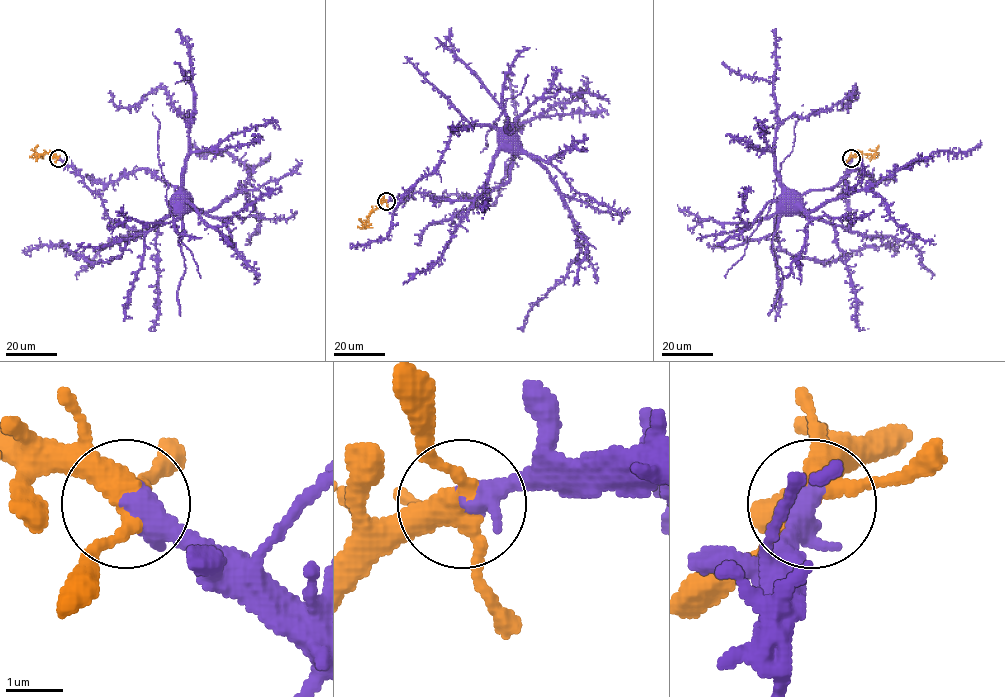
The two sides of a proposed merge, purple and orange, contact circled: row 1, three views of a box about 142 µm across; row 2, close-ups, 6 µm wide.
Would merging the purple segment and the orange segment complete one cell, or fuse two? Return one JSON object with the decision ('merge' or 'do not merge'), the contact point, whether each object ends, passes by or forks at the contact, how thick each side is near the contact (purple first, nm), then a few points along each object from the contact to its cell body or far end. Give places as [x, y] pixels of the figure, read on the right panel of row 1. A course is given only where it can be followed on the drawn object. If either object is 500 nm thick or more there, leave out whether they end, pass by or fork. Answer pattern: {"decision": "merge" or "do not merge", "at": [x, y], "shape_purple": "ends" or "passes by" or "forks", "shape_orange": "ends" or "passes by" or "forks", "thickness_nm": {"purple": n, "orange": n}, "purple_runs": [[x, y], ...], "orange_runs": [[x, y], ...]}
{"decision": "merge", "at": [851, 158], "thickness_nm": {"purple": 500, "orange": 340}, "purple_runs": [[851, 158], [850, 231], [802, 215], [776, 168], [780, 124], [855, 87], [845, 107], [847, 93]], "orange_runs": [[851, 158], [878, 153], [876, 158]]}

